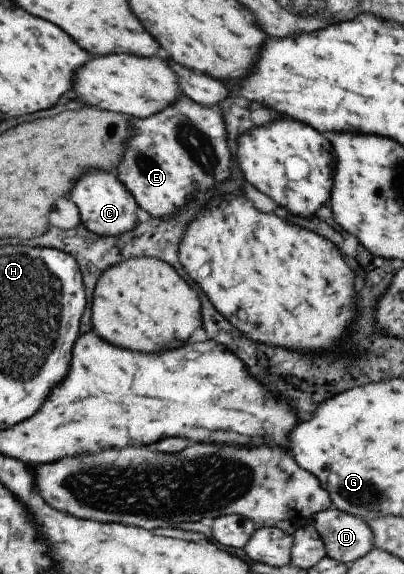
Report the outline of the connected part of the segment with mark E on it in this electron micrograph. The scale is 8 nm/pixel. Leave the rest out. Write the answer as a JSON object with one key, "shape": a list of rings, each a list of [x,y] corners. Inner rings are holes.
{"shape":[[[182,95],[162,112],[129,120],[134,136],[126,142],[115,177],[150,217],[164,220],[176,214],[197,192],[215,188],[230,176],[230,152],[220,106],[198,106]]]}

